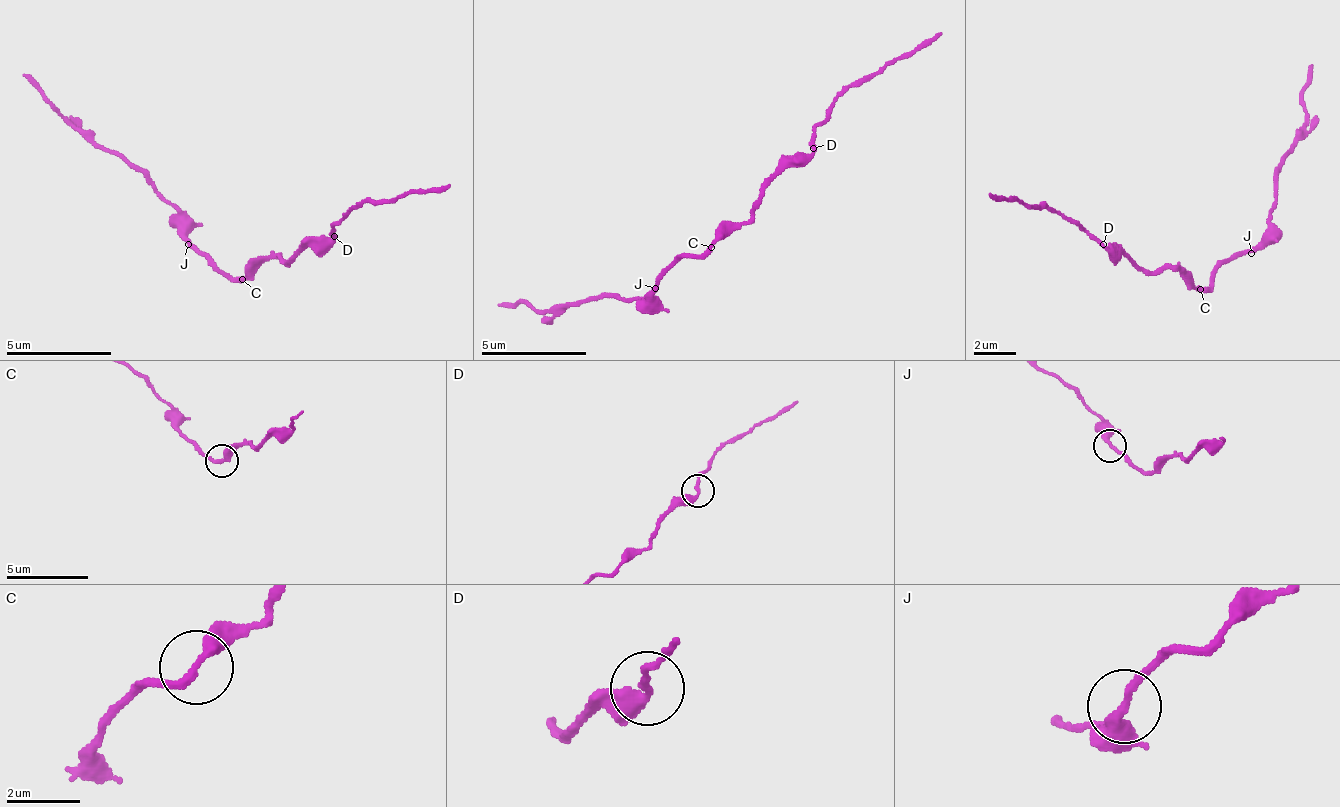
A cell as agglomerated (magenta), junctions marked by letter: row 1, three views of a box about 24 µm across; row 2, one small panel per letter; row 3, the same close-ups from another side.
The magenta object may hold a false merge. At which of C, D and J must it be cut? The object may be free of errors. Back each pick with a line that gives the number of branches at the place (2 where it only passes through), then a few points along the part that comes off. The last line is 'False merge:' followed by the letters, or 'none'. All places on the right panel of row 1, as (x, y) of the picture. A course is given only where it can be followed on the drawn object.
False merge: none

